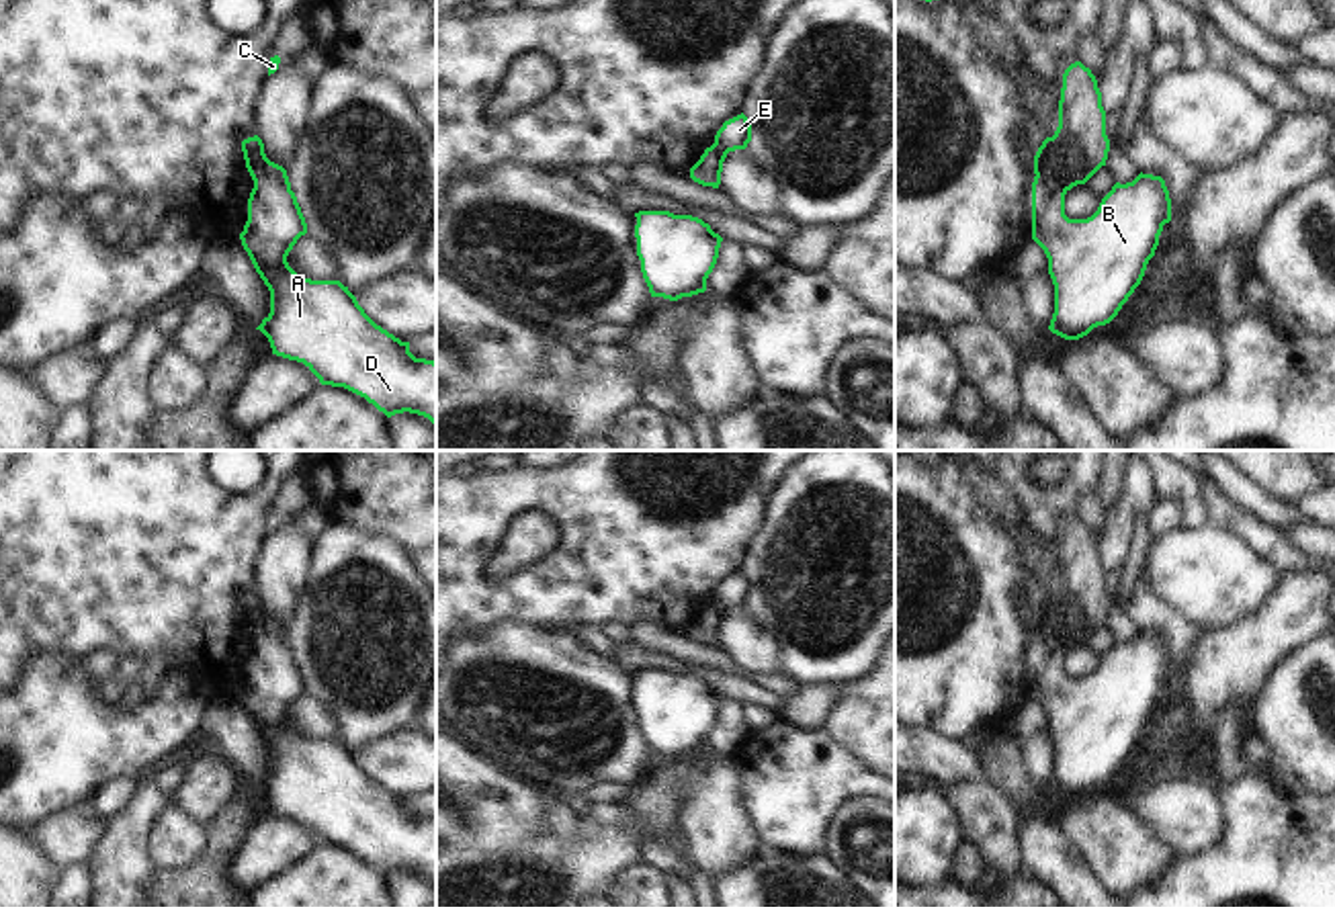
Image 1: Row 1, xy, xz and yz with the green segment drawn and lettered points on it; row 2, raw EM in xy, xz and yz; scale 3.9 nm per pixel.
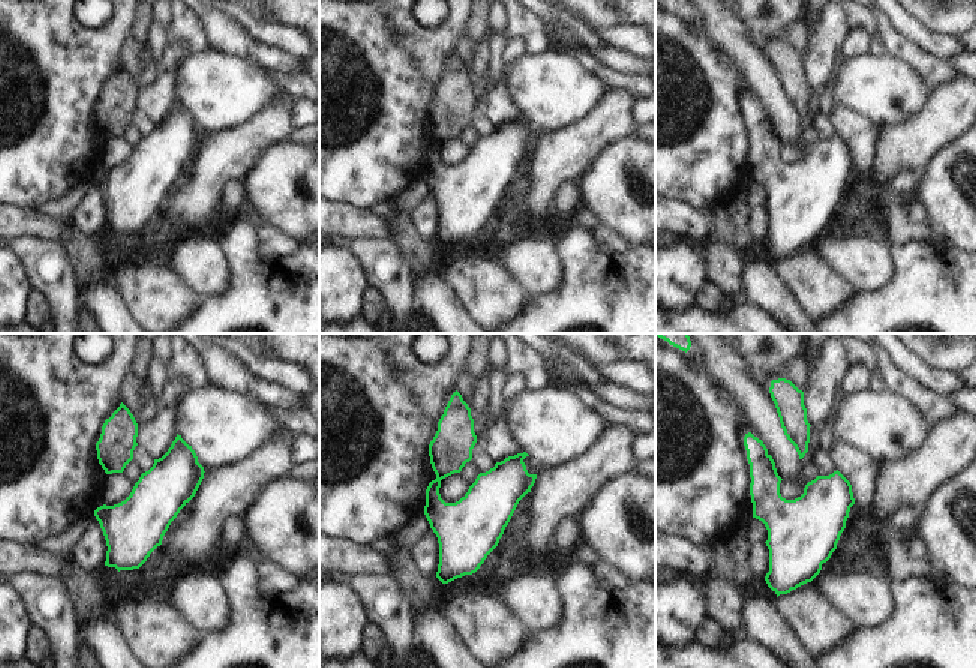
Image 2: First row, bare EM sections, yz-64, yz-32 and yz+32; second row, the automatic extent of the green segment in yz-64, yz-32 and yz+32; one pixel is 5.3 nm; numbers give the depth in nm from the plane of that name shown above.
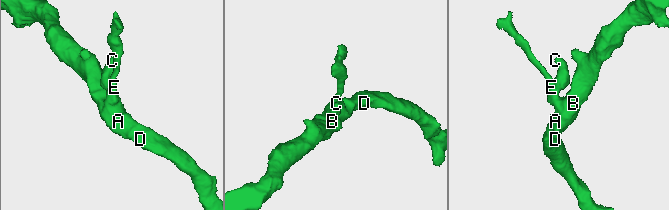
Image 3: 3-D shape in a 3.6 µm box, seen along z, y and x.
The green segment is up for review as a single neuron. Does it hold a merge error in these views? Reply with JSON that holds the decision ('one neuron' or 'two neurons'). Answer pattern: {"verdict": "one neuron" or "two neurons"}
{"verdict": "two neurons"}

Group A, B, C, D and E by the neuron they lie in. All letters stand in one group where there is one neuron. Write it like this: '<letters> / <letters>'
A B D E / C

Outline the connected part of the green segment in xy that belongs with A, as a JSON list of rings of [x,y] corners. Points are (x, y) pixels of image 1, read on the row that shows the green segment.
[[[268,160],[250,192],[248,221],[240,240],[270,291],[270,313],[256,330],[268,338],[272,354],[303,362],[321,385],[344,387],[364,397],[387,418],[410,412],[436,426],[436,362],[416,358],[410,352],[410,342],[401,342],[377,326],[340,280],[299,276],[287,256],[305,233],[307,223],[291,190],[287,170]]]

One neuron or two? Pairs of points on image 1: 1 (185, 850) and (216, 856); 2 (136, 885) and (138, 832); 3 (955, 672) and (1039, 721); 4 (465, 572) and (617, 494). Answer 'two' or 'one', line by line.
1: two
2: one
3: two
4: one

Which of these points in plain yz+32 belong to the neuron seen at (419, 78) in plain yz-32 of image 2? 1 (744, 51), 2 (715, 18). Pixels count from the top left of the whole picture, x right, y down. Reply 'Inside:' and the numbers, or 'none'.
Inside: none

